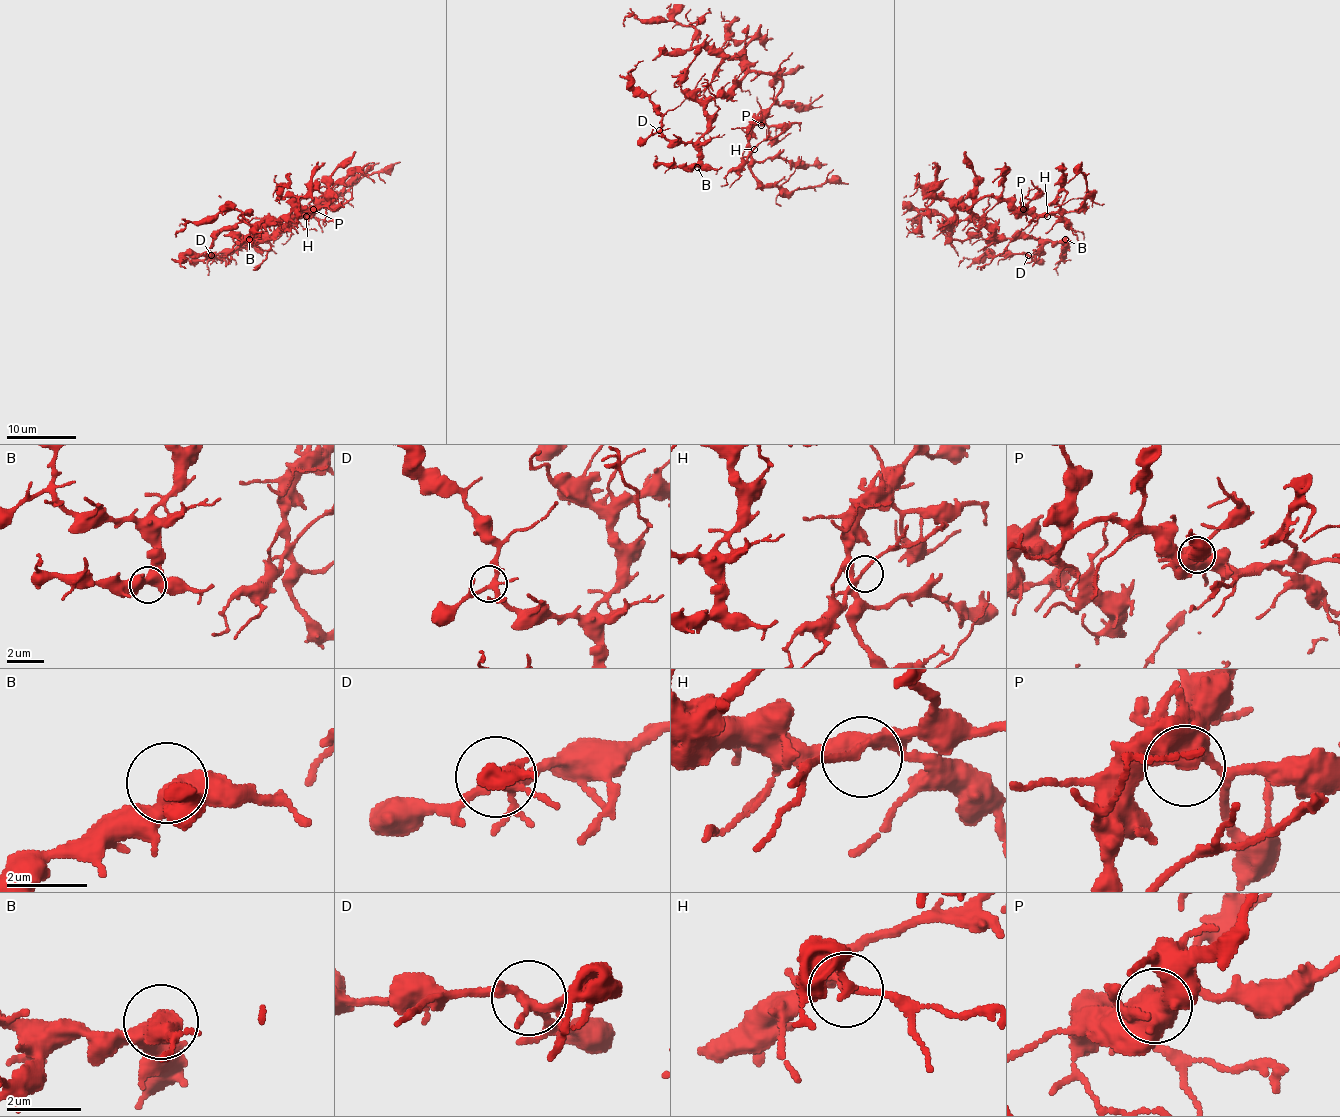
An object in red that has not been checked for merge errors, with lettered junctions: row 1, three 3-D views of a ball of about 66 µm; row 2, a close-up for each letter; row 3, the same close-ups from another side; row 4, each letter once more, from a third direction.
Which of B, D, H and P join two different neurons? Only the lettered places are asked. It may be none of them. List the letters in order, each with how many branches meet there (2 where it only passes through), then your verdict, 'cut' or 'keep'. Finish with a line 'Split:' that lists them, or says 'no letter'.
B: 3 branches meet; keep
D: 5 branches meet; keep
H: 3 branches meet; keep
P: 2 branches meet; keep
Split: no letter

